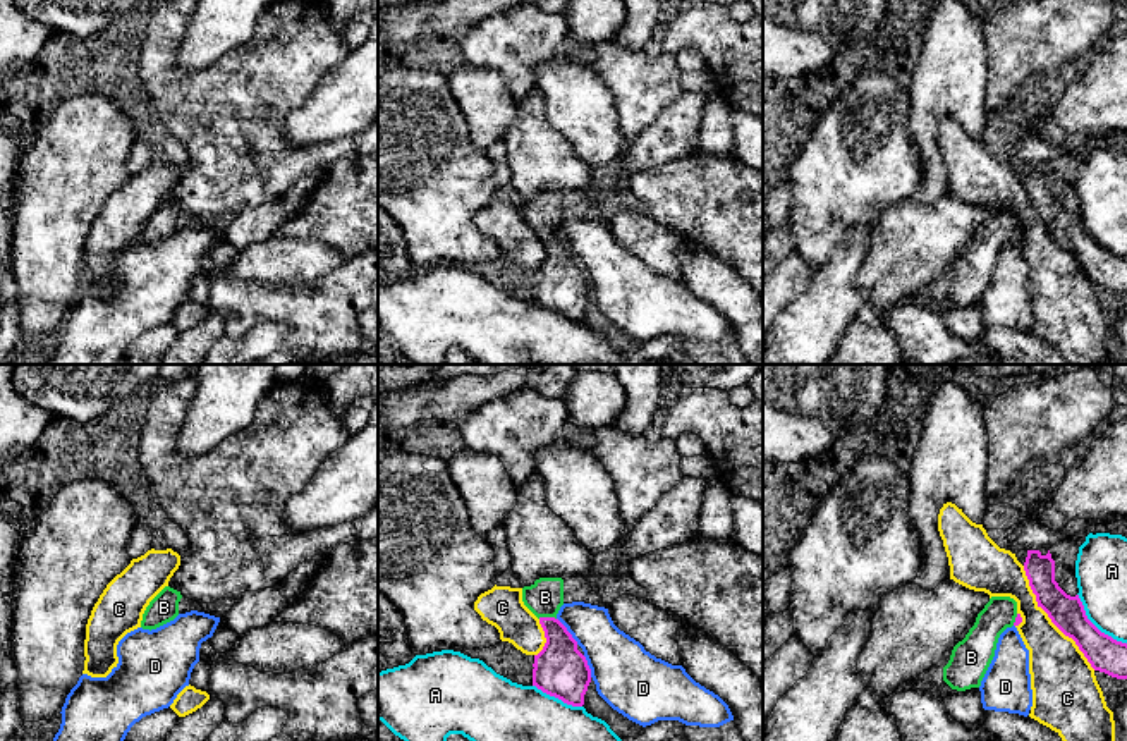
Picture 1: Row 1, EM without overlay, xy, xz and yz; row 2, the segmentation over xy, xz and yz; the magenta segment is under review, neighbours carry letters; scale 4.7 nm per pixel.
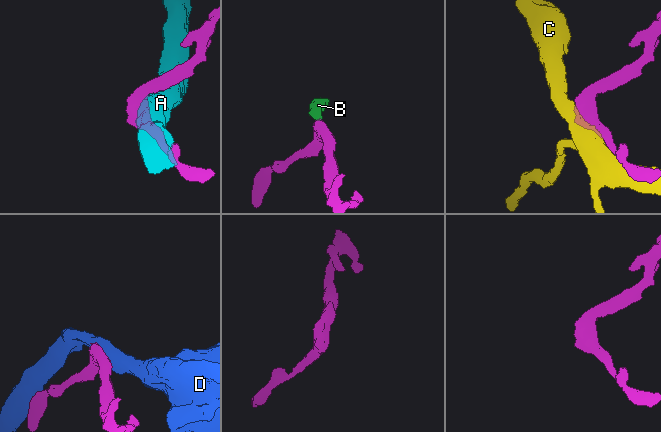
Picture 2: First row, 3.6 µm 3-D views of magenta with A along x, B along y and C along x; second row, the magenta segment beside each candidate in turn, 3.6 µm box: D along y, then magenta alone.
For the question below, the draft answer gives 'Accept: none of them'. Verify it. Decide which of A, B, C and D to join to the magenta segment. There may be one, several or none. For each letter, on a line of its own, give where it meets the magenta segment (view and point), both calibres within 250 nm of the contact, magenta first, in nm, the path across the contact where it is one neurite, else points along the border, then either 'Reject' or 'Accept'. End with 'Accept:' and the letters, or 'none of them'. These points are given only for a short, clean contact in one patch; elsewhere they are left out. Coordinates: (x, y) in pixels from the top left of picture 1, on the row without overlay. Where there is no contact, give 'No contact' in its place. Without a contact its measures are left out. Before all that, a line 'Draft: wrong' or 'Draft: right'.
Draft: wrong
A: Touches magenta at yz (1093, 239). Thickness 160 nm (magenta) against 240 nm. Reject
B: Touches magenta at xz (547, 232). Thickness 240 nm (magenta) against 170 nm. Path across: xz (560, 284), (559, 253), (547, 232), (545, 212). Accept
C: Touches magenta at yz (1050, 232). Thickness 160 nm (magenta) against 280 nm. Reject
D: Touches magenta at xz (567, 246). Thickness 240 nm (magenta) against 240 nm. Reject
Accept: B

